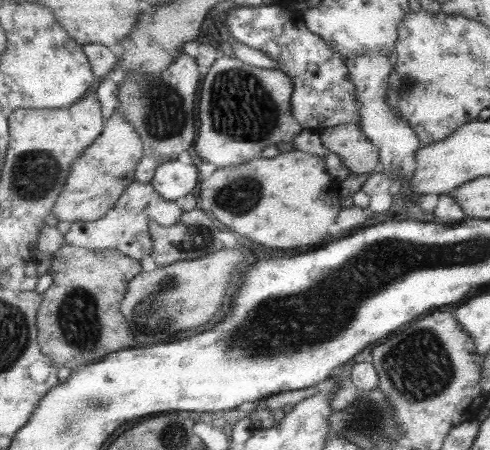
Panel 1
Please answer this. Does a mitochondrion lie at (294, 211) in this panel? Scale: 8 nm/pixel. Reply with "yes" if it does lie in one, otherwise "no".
no

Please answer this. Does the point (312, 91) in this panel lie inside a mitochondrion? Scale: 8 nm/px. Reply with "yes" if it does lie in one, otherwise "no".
no

